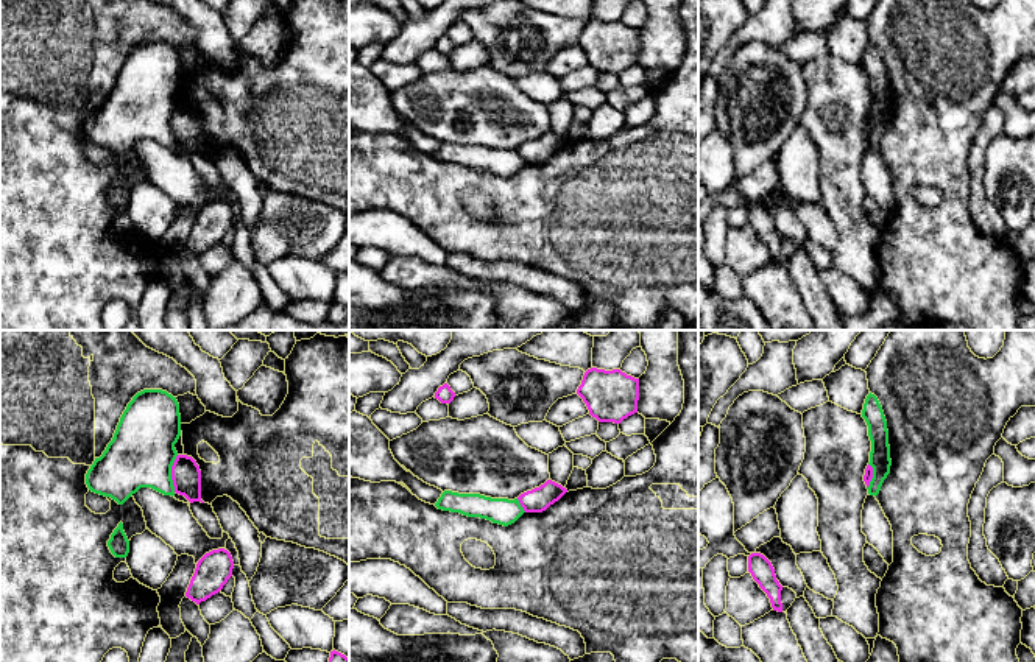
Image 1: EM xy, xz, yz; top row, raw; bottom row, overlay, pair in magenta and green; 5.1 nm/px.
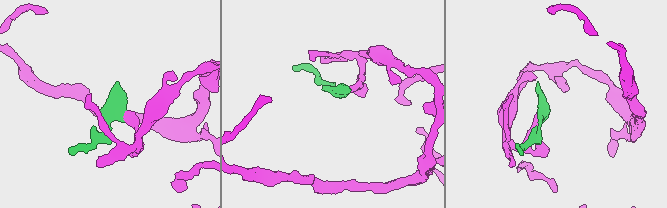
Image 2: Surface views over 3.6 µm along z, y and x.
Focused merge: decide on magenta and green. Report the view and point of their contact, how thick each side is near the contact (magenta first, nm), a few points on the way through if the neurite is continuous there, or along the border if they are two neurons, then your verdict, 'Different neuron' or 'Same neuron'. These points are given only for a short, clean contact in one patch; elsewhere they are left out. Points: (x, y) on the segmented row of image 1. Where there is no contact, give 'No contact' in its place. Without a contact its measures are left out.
Touches magenta at xy (172, 474). Thickness 150 nm (magenta) against 340 nm. Boundary: xy (178, 455), (172, 466), (173, 491). Different neuron

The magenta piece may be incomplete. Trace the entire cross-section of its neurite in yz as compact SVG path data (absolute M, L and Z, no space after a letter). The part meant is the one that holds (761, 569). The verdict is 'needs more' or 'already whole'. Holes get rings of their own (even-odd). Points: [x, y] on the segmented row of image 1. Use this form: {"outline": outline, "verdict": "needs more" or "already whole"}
{"outline": "M751 553L748 556L748 572L770 598L773 611L782 612L781 603L782 586L776 579L772 562L761 553Z", "verdict": "already whole"}

